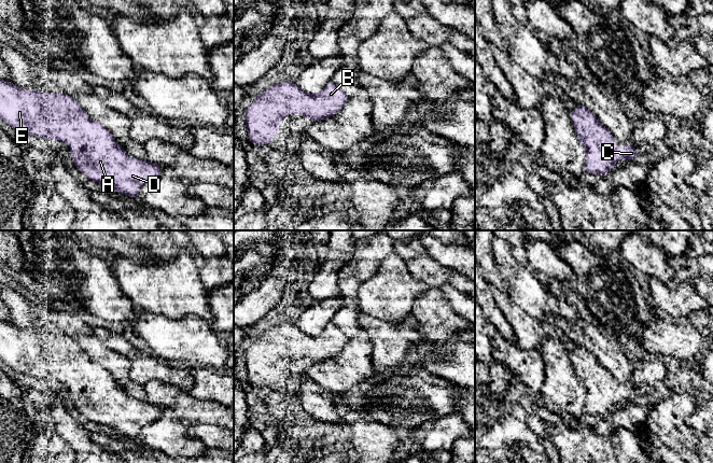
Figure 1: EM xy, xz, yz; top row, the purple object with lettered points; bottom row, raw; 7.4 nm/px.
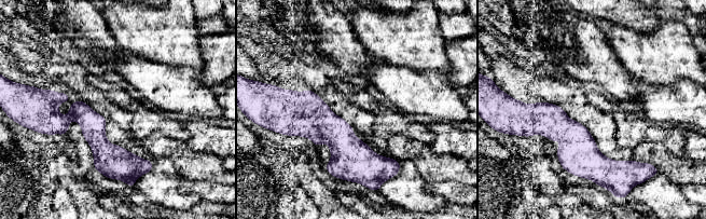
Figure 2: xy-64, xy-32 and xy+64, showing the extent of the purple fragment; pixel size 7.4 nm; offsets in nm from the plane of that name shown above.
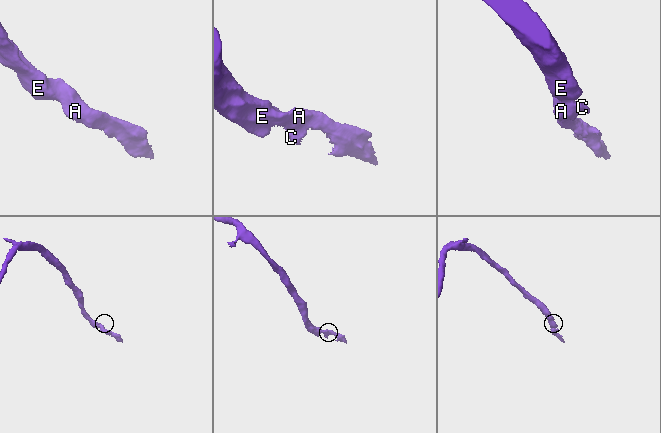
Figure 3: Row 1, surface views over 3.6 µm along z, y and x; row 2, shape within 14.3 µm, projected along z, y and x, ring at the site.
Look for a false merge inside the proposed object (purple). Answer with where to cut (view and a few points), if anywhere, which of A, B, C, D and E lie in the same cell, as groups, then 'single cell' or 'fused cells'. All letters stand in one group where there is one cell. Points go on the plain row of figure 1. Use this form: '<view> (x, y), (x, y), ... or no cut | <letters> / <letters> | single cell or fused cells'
no cut | A B C D E | single cell

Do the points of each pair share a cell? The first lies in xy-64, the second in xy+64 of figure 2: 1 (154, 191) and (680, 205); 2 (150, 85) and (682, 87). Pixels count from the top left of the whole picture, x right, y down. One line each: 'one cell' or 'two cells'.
1: one cell
2: one cell

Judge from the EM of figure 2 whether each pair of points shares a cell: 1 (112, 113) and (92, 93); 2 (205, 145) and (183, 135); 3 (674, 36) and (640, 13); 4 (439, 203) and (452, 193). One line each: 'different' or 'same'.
1: same
2: different
3: different
4: different

